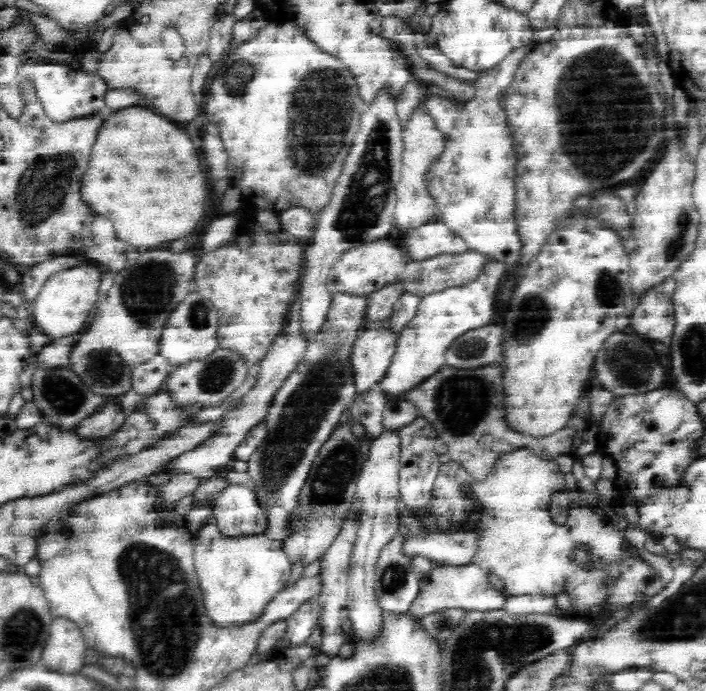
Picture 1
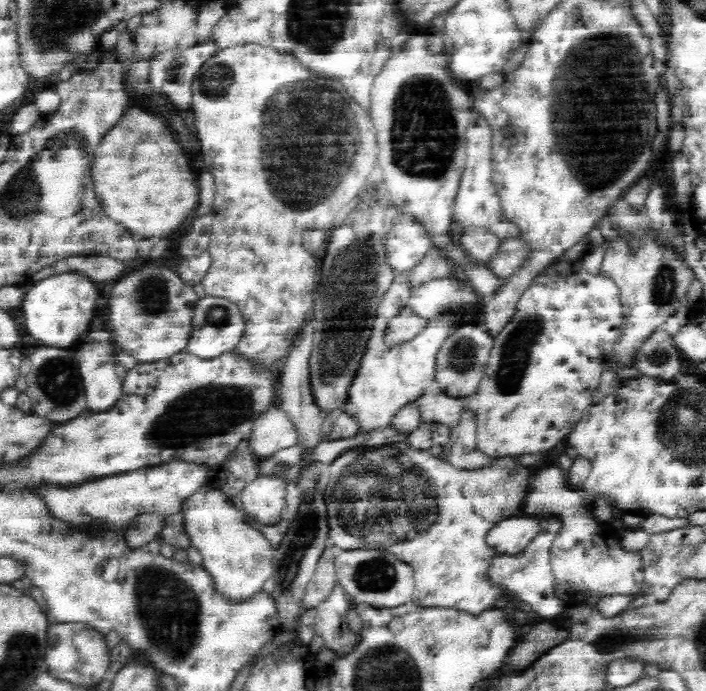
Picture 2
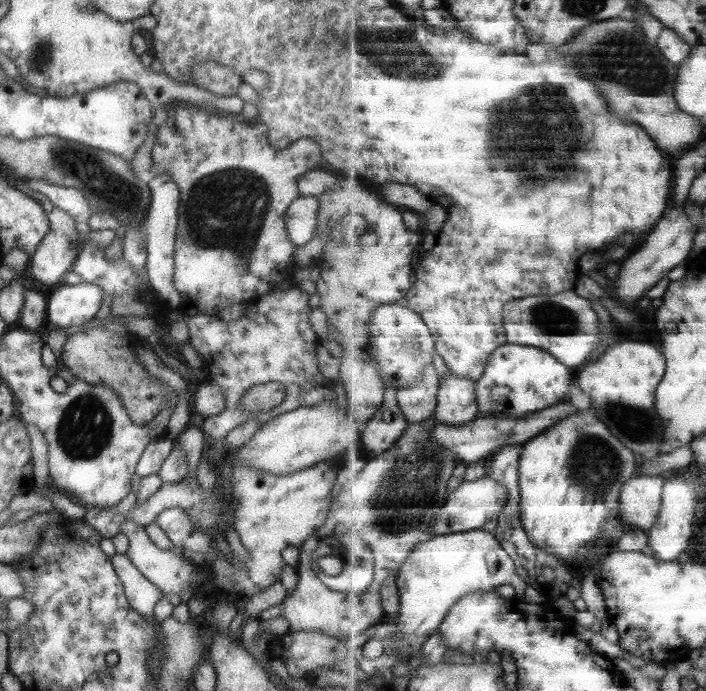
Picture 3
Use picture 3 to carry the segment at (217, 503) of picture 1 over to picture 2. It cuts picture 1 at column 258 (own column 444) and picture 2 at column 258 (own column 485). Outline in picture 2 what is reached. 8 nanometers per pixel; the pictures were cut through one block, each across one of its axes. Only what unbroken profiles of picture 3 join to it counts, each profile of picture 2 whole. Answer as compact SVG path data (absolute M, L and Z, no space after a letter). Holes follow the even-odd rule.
M266 476L257 477L252 483L246 484L242 490L242 506L256 517L258 524L272 526L280 520L281 511L286 506L285 496L288 483L278 480L278 478L268 478Z

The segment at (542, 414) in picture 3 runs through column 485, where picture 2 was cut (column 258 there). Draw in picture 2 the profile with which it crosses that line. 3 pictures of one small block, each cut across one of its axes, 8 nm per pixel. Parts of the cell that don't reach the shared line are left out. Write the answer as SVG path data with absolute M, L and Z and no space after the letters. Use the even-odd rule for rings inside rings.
M271 406L249 425L248 447L256 460L297 444L298 431L280 406Z

